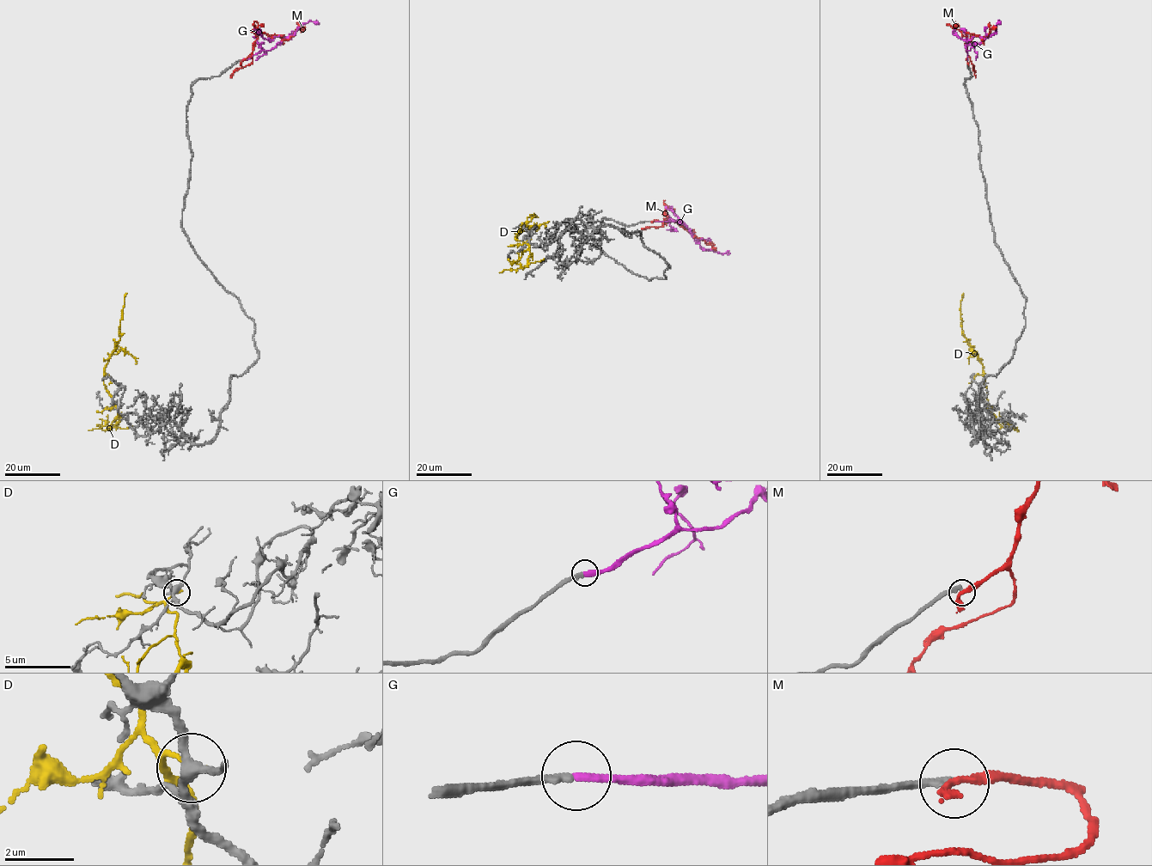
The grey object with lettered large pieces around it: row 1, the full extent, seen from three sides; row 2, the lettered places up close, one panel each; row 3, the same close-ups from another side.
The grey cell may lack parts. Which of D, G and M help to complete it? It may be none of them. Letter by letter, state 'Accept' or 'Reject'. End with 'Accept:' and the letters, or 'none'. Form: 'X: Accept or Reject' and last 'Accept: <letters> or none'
D: Reject
G: Accept
M: Reject
Accept: G

